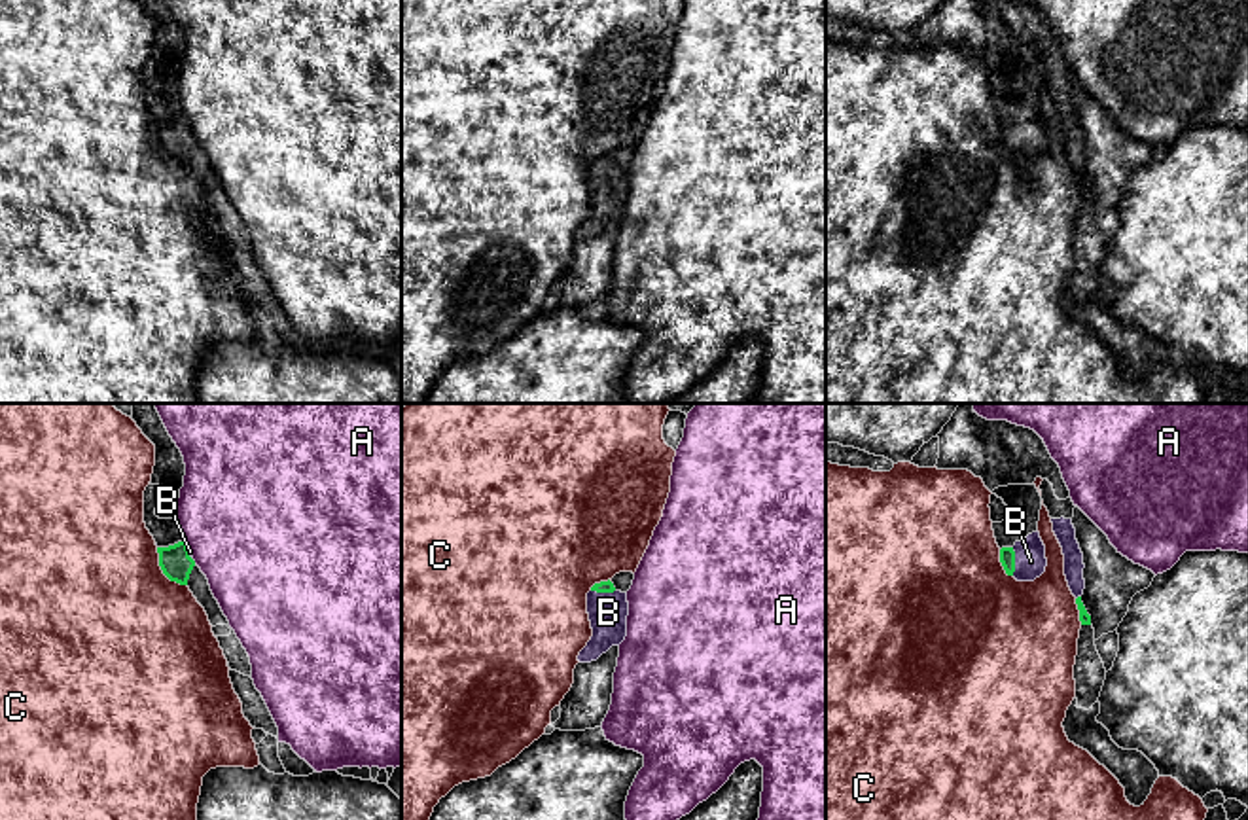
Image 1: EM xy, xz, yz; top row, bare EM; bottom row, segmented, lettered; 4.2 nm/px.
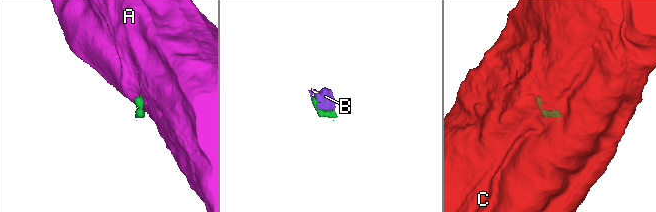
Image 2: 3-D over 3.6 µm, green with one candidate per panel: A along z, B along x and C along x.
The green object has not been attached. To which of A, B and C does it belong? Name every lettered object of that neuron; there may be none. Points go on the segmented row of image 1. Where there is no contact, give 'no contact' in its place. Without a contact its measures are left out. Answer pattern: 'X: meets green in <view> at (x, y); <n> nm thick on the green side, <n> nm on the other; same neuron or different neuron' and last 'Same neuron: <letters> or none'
A: meets green in xy at (184, 542); 140 nm thick on the green side, 480 nm on the other; different neuron
B: meets green in yz at (1014, 561); 60 nm thick on the green side, 130 nm on the other; same neuron
C: meets green in xy at (163, 572); 140 nm thick on the green side, 500 nm on the other; different neuron
Same neuron: B

